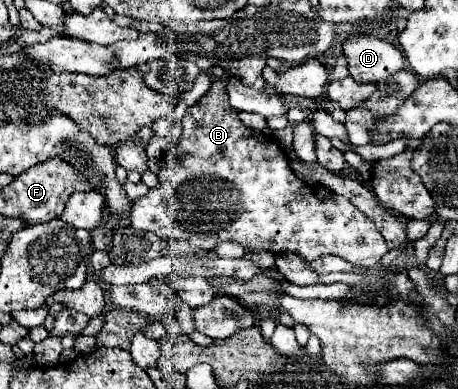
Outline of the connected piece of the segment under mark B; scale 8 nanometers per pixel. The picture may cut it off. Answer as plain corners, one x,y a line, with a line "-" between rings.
230,78
214,80
210,90
184,114
178,156
172,164
164,166
158,172
160,186
152,188
146,196
134,200
132,228
154,232
160,238
188,240
190,244
208,250
212,250
216,244
224,240
234,240
252,252
254,250
272,250
274,254
294,252
308,262
320,256
334,254
356,266
364,268
376,266
378,260
388,252
388,246
378,228
374,226
374,222
368,220
344,196
332,194
330,198
318,198
316,192
294,174
284,154
284,148
276,140
240,122
238,110
234,110
226,102
226,84
230,84

